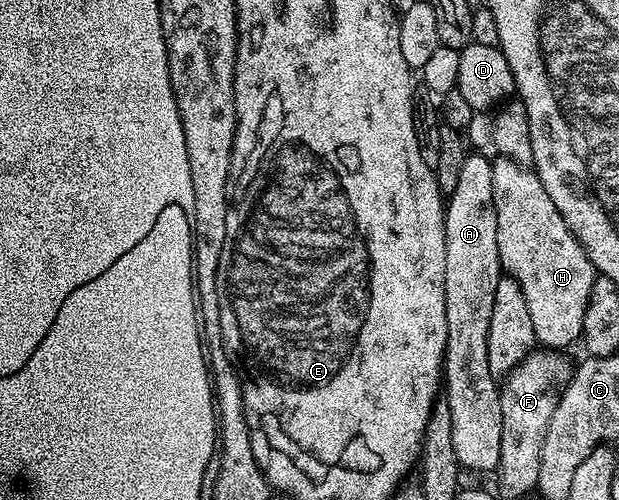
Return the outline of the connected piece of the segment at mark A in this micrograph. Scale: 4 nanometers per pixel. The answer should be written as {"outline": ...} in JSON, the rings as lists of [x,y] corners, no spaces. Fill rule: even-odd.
{"outline":[[[481,152],[466,155],[458,183],[446,203],[447,348],[443,398],[450,405],[451,437],[459,466],[466,471],[493,472],[499,464],[499,444],[503,444],[503,404],[498,379],[491,376],[491,364],[487,364],[487,332],[491,332],[491,308],[495,308],[495,288],[499,288],[503,271],[498,250],[493,166],[484,156]]]}

